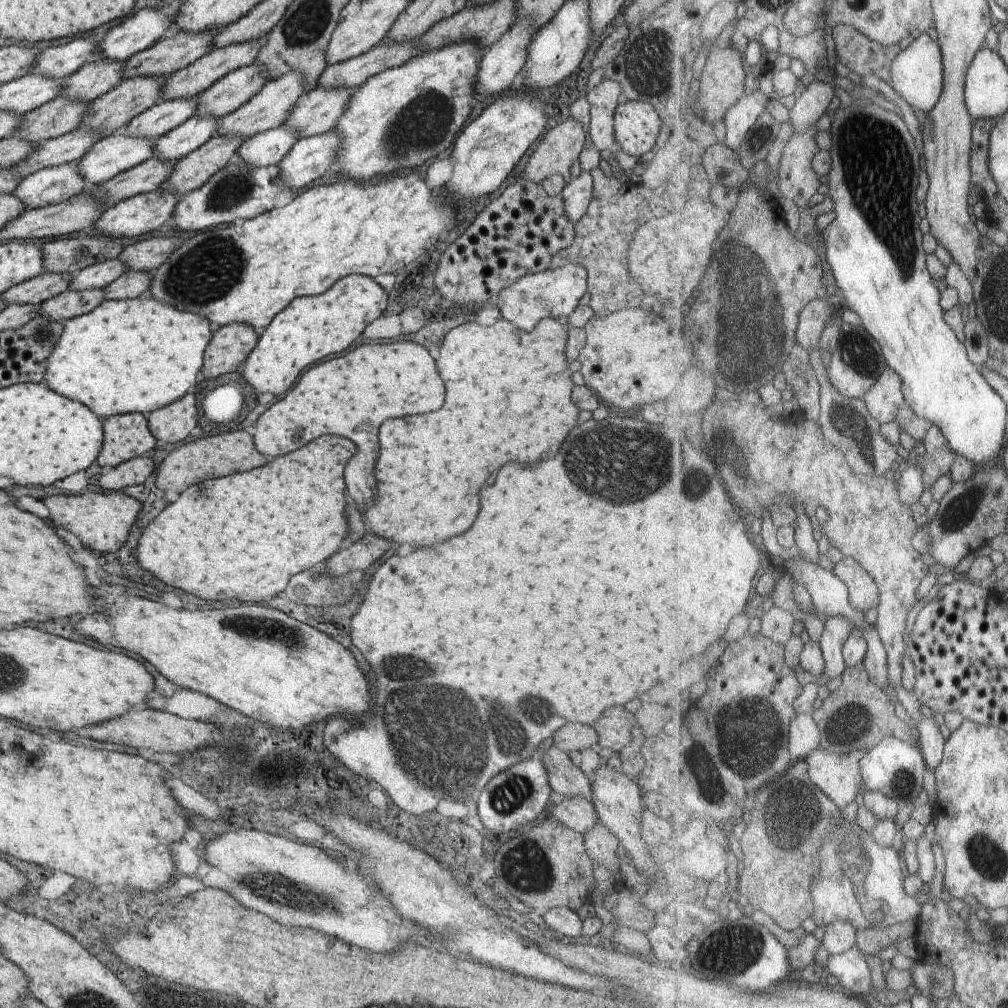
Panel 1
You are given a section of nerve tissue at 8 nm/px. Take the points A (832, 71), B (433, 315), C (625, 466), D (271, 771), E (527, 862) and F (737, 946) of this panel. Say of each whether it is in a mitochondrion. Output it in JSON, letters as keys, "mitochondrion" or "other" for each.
{"A":"other","B":"other","C":"mitochondrion","D":"other","E":"mitochondrion","F":"mitochondrion"}

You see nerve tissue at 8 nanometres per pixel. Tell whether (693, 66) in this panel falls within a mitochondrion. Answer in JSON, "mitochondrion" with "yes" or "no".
{"mitochondrion":"no"}

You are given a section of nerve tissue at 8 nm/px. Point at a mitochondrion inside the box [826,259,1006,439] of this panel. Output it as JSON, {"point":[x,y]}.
{"point":[856,349]}

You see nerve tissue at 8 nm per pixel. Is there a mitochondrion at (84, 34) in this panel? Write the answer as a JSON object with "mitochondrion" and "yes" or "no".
{"mitochondrion":"no"}

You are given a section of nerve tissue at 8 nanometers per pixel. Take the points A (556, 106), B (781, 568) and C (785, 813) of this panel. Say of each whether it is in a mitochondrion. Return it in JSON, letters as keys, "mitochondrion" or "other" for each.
{"A":"other","B":"other","C":"mitochondrion"}

